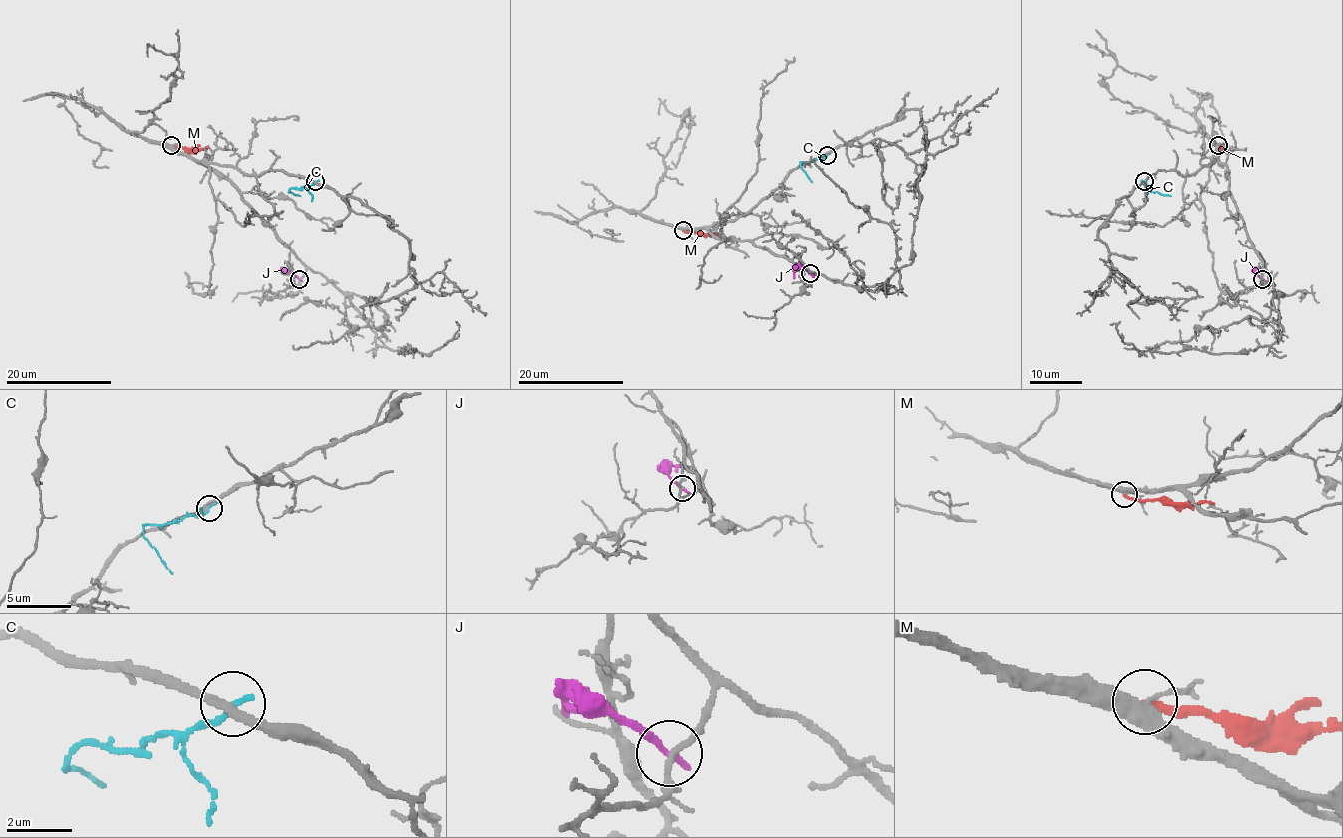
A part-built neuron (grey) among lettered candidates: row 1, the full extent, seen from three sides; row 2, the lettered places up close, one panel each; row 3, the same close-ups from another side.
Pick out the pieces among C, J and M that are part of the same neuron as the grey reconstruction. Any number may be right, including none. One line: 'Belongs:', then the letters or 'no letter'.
Belongs: no letter

